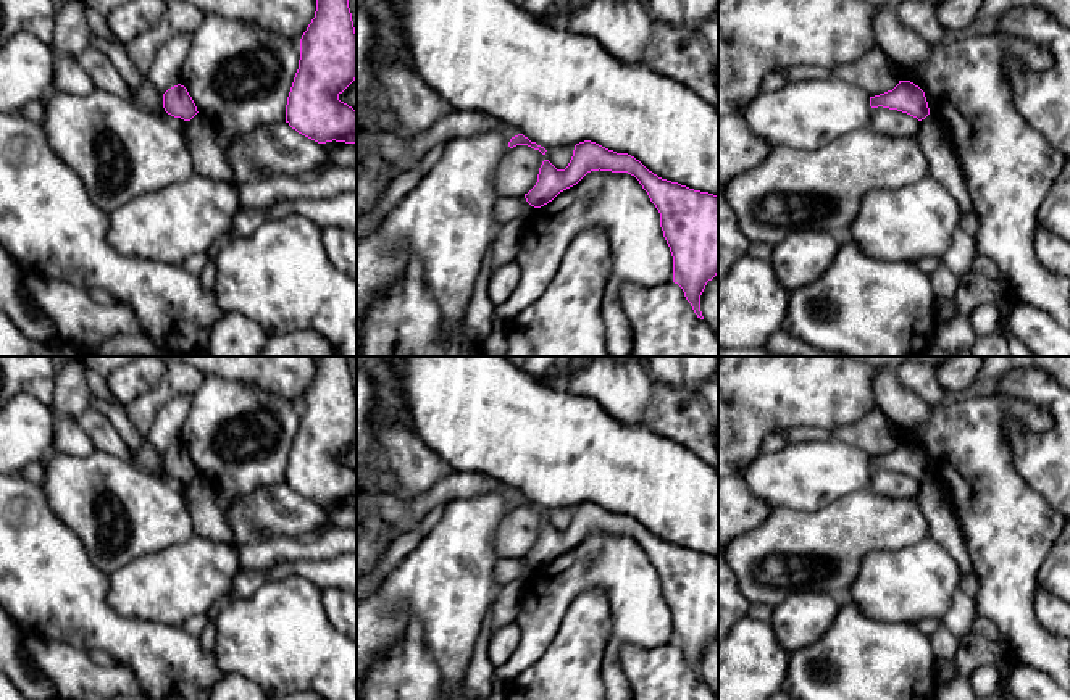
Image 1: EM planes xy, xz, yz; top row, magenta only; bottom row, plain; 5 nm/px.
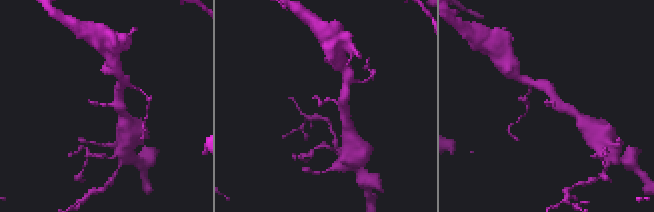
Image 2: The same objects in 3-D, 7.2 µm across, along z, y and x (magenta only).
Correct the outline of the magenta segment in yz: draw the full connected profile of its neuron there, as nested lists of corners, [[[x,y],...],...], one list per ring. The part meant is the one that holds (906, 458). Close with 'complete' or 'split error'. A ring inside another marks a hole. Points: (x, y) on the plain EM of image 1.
[[[899,442],[892,452],[870,458],[870,468],[897,471],[917,479],[918,482],[930,476],[925,453],[910,442]]]; complete

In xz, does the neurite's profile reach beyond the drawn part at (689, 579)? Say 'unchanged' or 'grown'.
unchanged

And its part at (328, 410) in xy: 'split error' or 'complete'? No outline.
complete

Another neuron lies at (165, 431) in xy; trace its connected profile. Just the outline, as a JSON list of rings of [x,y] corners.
[[[179,395],[158,410],[147,440],[161,456],[179,445],[181,429],[187,419],[190,402],[192,397]]]

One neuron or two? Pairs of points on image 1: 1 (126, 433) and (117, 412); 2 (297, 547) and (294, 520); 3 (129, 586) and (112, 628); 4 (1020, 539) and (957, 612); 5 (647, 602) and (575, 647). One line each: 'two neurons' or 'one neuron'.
1: one neuron
2: two neurons
3: two neurons
4: two neurons
5: two neurons

